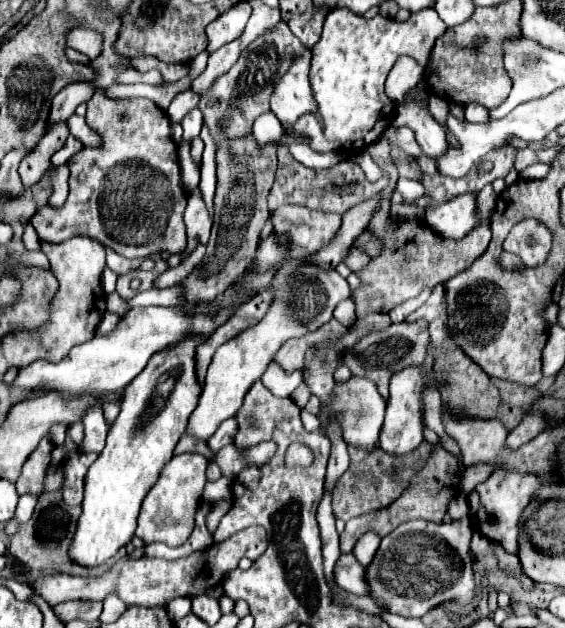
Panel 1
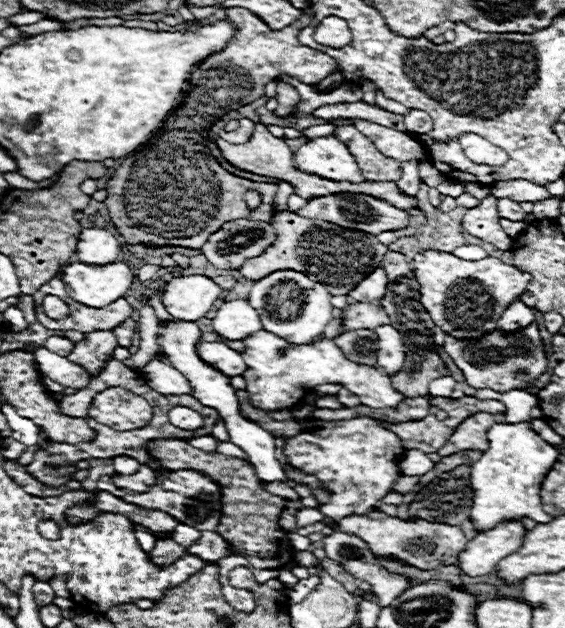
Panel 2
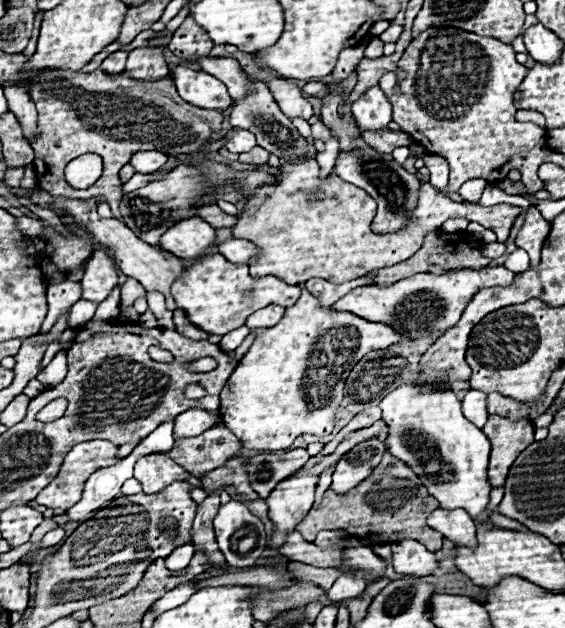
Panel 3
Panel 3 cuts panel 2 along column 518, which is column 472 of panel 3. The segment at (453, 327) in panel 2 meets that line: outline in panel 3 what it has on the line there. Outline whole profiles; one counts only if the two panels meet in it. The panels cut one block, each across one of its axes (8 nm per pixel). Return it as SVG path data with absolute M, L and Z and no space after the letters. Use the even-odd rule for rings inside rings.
M504 266L498 268L482 268L482 270L460 270L460 272L446 272L446 274L414 274L410 278L404 278L388 288L378 286L360 286L350 290L346 296L342 296L338 302L332 304L332 310L344 310L352 312L360 318L366 318L370 322L382 322L394 326L398 332L414 338L428 336L438 330L452 328L460 314L464 312L466 304L472 300L472 296L490 286L510 286L514 274L506 270Z

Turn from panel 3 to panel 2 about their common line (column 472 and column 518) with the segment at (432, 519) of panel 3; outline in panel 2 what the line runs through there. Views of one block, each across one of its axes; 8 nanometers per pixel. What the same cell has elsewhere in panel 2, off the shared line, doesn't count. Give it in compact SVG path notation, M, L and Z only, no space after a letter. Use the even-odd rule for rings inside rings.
M508 520L494 530L476 534L466 548L458 554L458 566L468 576L490 574L496 564L508 554L520 548L520 538L524 536L524 526L520 520Z

